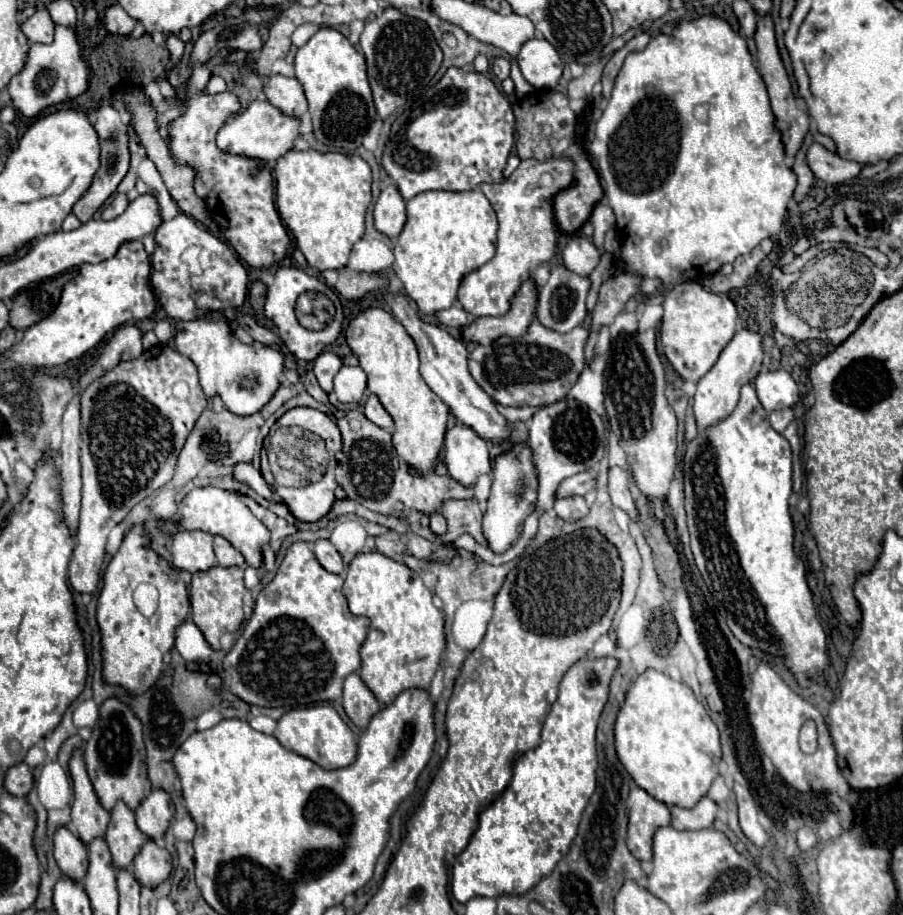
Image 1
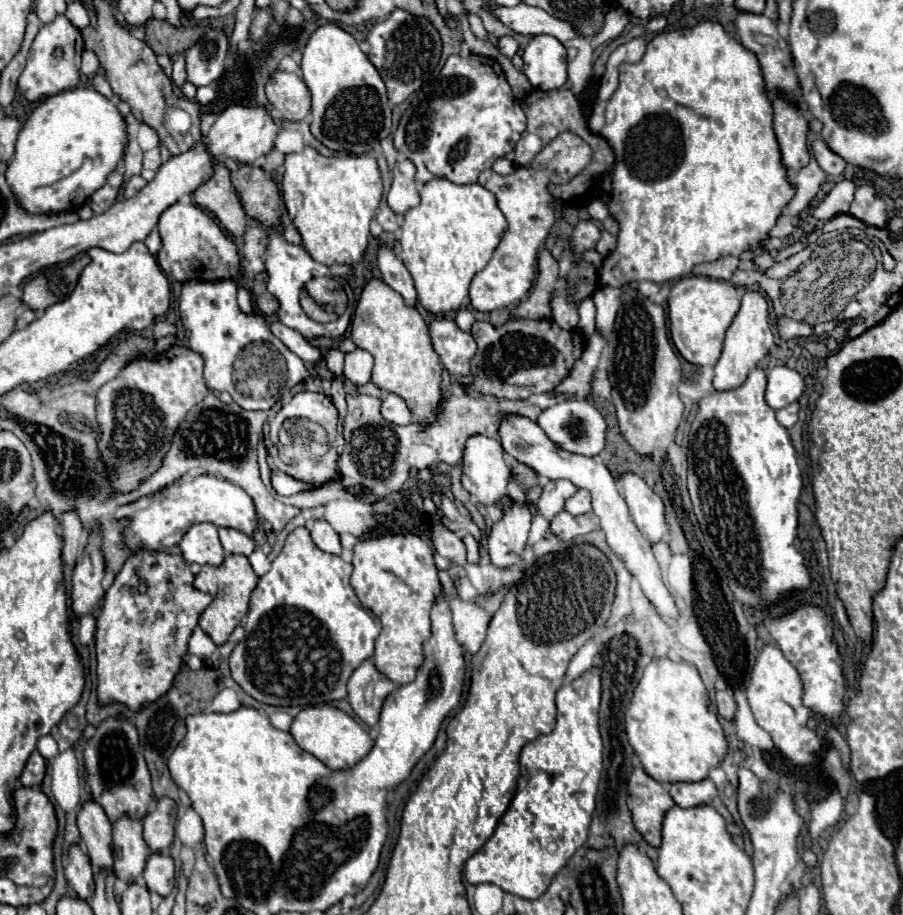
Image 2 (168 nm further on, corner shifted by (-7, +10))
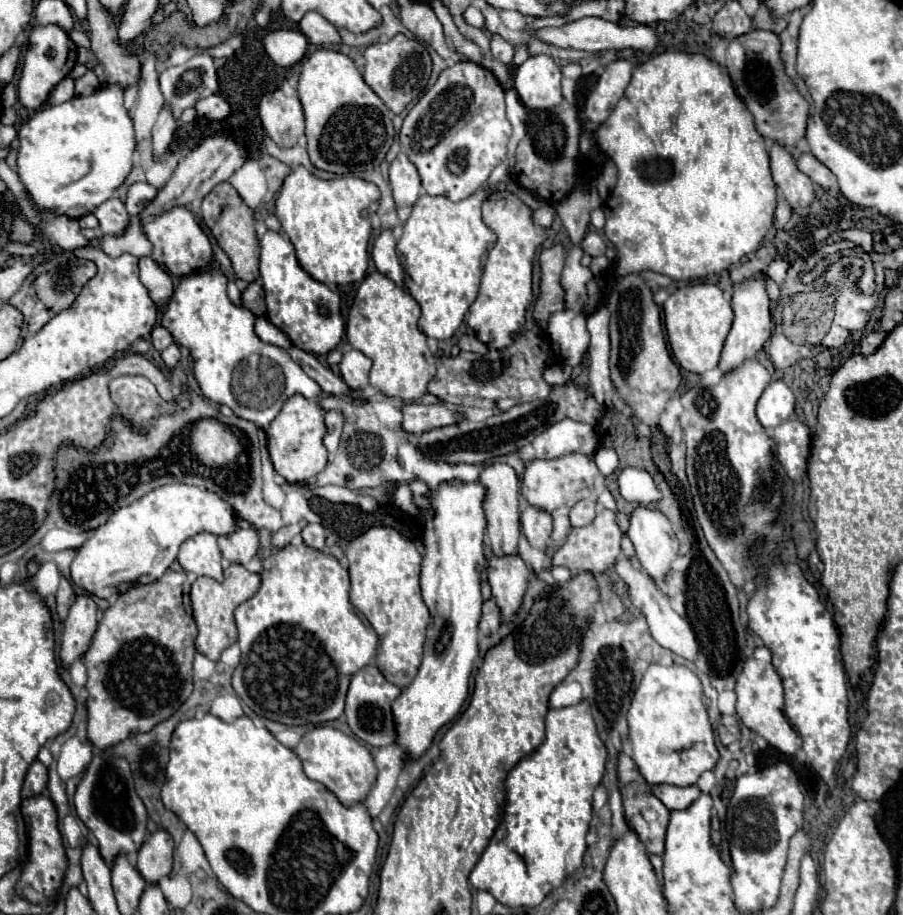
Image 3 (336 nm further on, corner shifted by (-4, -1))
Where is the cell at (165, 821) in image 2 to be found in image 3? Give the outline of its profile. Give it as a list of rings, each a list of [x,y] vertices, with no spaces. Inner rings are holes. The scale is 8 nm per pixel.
[[[157,831],[137,853],[137,871],[147,883],[159,883],[173,869],[173,839],[167,831]]]

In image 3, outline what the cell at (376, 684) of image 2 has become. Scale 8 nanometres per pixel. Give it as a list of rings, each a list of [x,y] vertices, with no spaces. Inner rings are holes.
[[[369,663],[361,671],[357,671],[351,677],[351,685],[347,691],[347,701],[345,701],[345,717],[347,717],[347,725],[353,731],[353,735],[357,739],[365,741],[367,745],[373,745],[373,747],[385,747],[385,745],[397,743],[397,731],[395,731],[395,719],[391,713],[391,701],[395,701],[399,697],[399,693],[401,693],[401,689],[397,685],[389,683],[381,675],[377,665]]]

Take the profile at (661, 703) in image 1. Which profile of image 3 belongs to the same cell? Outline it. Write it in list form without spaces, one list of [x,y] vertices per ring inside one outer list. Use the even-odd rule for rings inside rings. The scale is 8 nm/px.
[[[657,663],[651,665],[633,695],[633,701],[627,713],[627,722],[629,739],[631,739],[631,757],[639,773],[645,777],[649,785],[659,785],[659,783],[669,783],[677,787],[695,785],[699,775],[703,771],[713,769],[719,759],[715,737],[713,737],[713,725],[709,721],[707,707],[703,703],[701,681],[685,665],[669,665],[669,667],[663,667]]]

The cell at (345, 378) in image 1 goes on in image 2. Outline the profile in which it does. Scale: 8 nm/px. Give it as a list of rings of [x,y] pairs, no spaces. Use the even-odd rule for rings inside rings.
[[[356,348],[354,352],[346,354],[344,362],[344,376],[354,384],[354,386],[364,386],[370,382],[370,372],[372,372],[372,354],[366,350]]]

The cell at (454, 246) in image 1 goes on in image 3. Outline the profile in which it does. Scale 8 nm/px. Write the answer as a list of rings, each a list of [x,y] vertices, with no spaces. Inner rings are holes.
[[[485,191],[457,203],[447,197],[419,197],[405,223],[403,237],[397,242],[396,251],[405,273],[405,288],[421,305],[419,329],[427,337],[451,339],[479,293],[487,253],[497,239],[481,221],[481,203],[485,197]]]

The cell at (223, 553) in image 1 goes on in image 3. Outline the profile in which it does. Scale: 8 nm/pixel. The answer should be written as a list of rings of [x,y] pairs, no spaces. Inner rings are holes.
[[[241,527],[231,535],[219,537],[219,549],[231,563],[249,563],[259,549],[259,533],[253,527]]]

